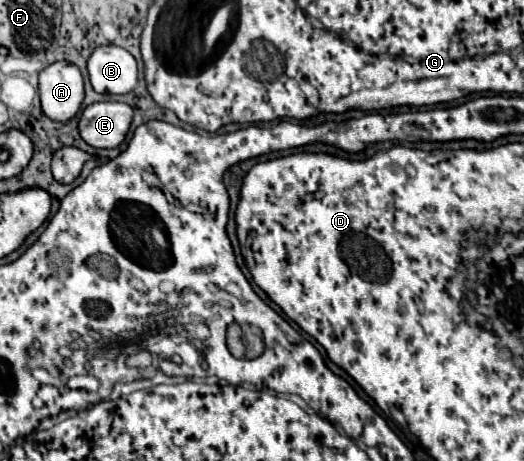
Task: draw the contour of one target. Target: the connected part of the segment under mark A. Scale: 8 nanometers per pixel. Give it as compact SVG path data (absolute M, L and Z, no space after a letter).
M57 61L39 73L43 113L53 121L69 121L81 109L85 87L77 65Z

